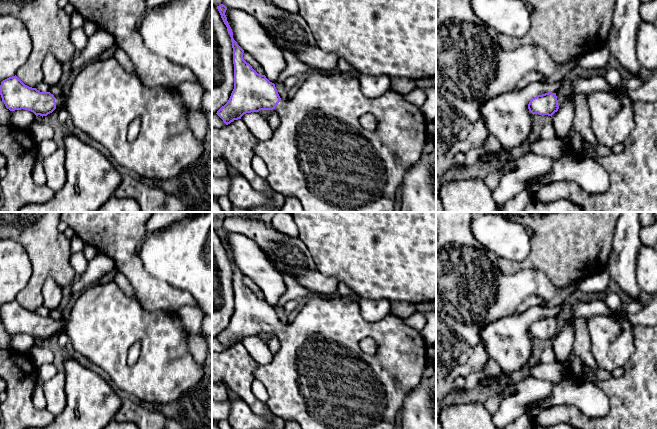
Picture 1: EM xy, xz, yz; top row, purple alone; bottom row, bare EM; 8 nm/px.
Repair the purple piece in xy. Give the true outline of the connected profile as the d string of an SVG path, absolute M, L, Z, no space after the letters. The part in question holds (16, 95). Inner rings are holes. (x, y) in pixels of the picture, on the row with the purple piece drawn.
M97 58L86 64L76 76L67 95L61 94L55 98L50 92L40 92L36 88L25 85L16 75L1 82L0 95L10 111L25 109L36 116L47 116L55 109L65 108L73 124L91 138L103 145L113 158L123 167L133 171L142 180L154 179L158 182L178 176L185 168L190 167L210 145L210 139L198 140L187 121L187 112L176 88L146 87L135 75L128 73L114 58ZM140 119L138 136L130 140L128 128L135 120Z

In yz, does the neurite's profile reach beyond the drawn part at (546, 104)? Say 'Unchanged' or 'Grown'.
Unchanged

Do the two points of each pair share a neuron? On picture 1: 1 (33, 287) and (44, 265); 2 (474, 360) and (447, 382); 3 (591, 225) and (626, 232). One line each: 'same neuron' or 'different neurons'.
1: same neuron
2: same neuron
3: different neurons

